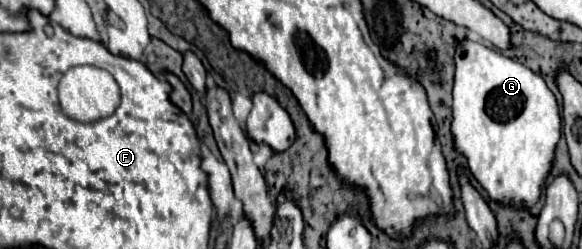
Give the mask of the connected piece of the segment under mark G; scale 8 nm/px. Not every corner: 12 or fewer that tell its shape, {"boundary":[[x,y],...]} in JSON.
{"boundary":[[464,39],[454,149],[496,203],[534,207],[560,109],[522,63]]}

